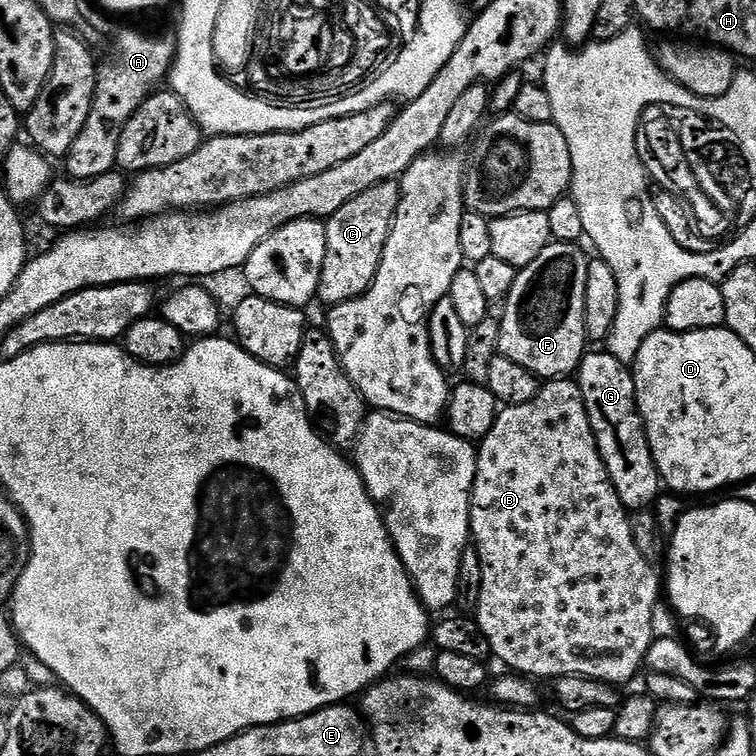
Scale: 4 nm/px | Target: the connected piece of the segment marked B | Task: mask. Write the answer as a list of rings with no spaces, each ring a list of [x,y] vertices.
[[[561,378],[559,380],[547,381],[547,383],[541,387],[539,394],[534,398],[530,398],[530,402],[524,402],[522,406],[510,404],[499,409],[490,434],[486,434],[486,438],[479,441],[478,444],[478,451],[476,453],[476,477],[474,478],[474,486],[472,487],[472,508],[468,511],[468,519],[470,521],[470,540],[476,547],[478,558],[481,559],[481,593],[478,594],[474,619],[476,625],[479,626],[482,630],[482,634],[486,638],[489,653],[491,653],[493,657],[496,655],[497,658],[508,667],[505,669],[511,670],[513,673],[519,674],[524,678],[536,678],[532,676],[548,676],[547,678],[555,678],[557,676],[585,676],[586,678],[601,680],[613,686],[621,686],[620,684],[626,683],[627,680],[634,679],[635,676],[639,674],[640,668],[642,672],[642,669],[645,667],[644,655],[647,654],[648,648],[654,639],[651,630],[651,614],[653,614],[654,608],[662,596],[662,580],[661,577],[660,580],[656,577],[655,570],[648,565],[651,564],[649,557],[642,555],[638,550],[638,546],[634,546],[634,534],[632,533],[629,509],[625,508],[624,503],[620,501],[618,494],[614,490],[614,486],[610,482],[608,471],[602,462],[600,451],[596,445],[594,430],[590,426],[590,418],[588,417],[588,411],[584,405],[582,390],[575,379]]]

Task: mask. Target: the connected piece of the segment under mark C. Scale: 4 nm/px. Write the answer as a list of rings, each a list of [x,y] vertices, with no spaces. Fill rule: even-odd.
[[[387,180],[381,184],[370,186],[370,190],[362,190],[358,198],[350,198],[342,210],[338,210],[326,221],[326,262],[322,262],[322,274],[318,282],[316,300],[324,306],[350,302],[366,294],[378,274],[378,266],[382,262],[382,250],[388,241],[392,229],[392,219],[396,216],[400,201],[400,186],[397,181]]]

